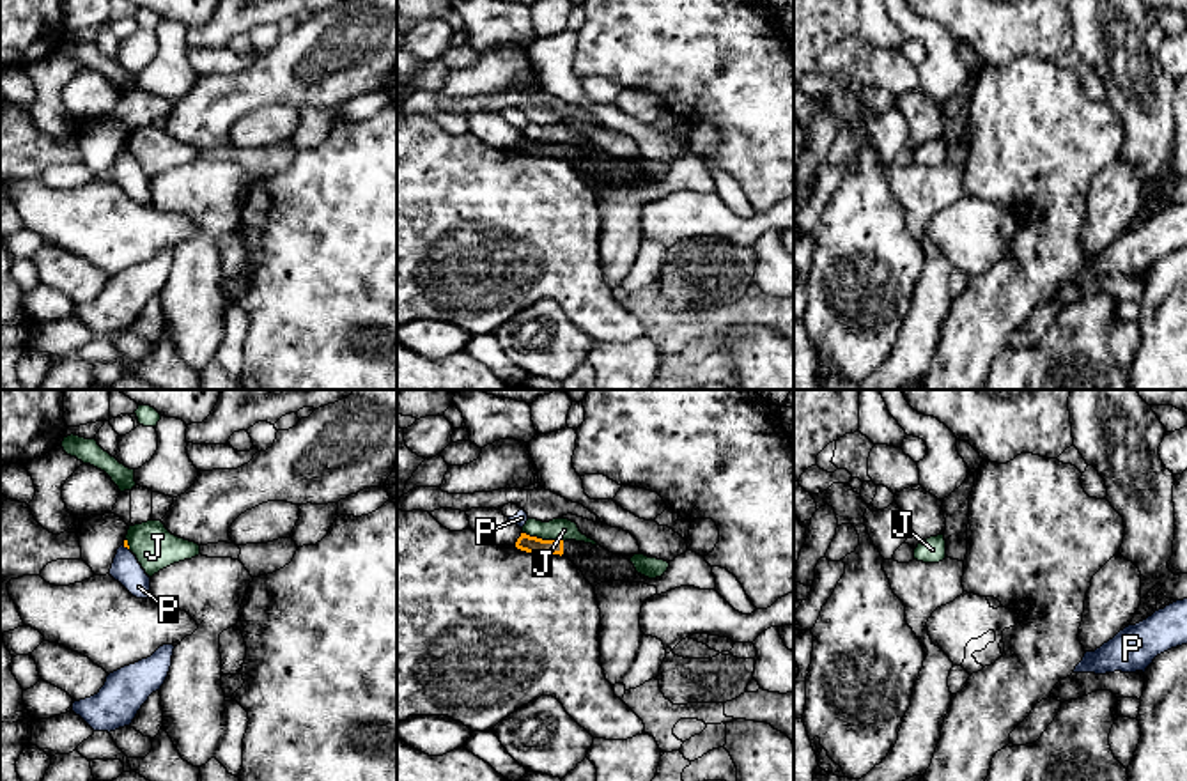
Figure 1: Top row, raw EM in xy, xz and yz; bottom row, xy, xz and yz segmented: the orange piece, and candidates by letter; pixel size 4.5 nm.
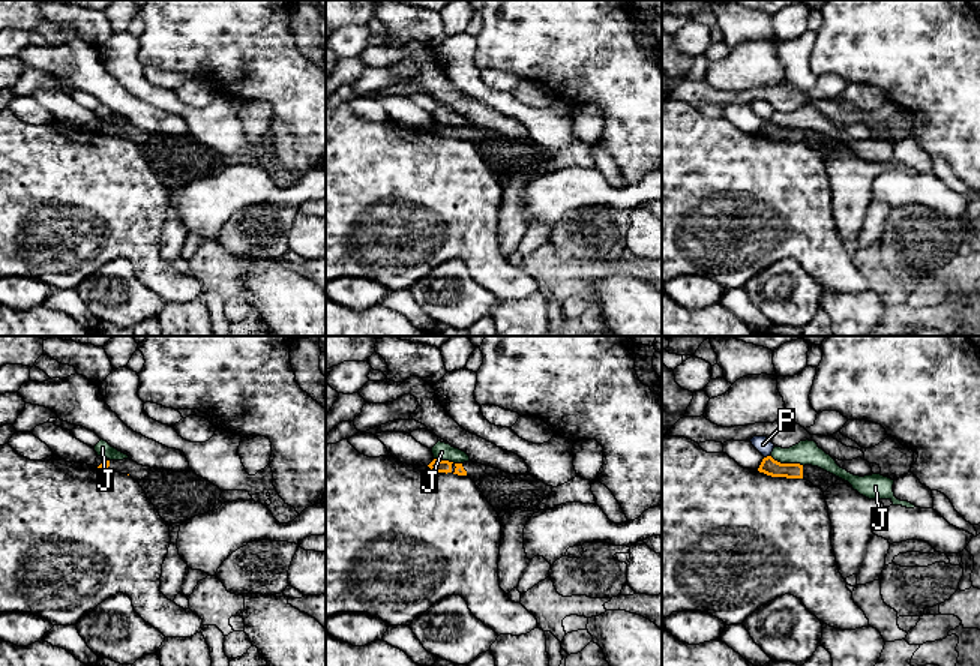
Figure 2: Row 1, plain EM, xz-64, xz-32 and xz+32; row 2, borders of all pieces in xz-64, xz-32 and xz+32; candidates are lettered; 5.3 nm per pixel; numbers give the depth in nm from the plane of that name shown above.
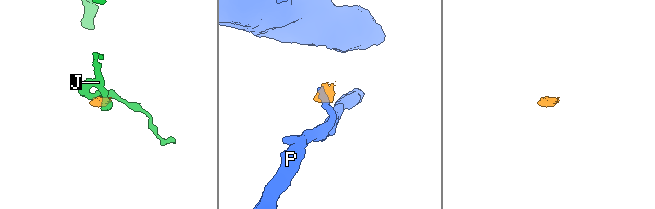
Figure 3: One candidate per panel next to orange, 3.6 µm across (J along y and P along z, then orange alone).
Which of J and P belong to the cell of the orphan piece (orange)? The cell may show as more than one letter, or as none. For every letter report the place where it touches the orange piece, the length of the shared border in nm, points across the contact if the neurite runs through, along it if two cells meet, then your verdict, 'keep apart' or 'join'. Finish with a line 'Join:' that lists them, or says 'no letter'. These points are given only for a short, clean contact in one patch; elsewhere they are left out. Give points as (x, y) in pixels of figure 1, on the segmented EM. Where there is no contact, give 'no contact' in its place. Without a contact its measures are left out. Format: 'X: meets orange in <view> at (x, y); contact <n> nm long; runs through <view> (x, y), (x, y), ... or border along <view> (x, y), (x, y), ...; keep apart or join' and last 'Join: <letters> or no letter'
J: meets orange in xz at (544, 541); contact 200 nm long; border along xz (523, 532), (534, 537), (564, 541); keep apart
P: meets orange in xy at (126, 546); contact 40 nm long; border along xy (123, 544), (128, 549); keep apart
Join: no letter

